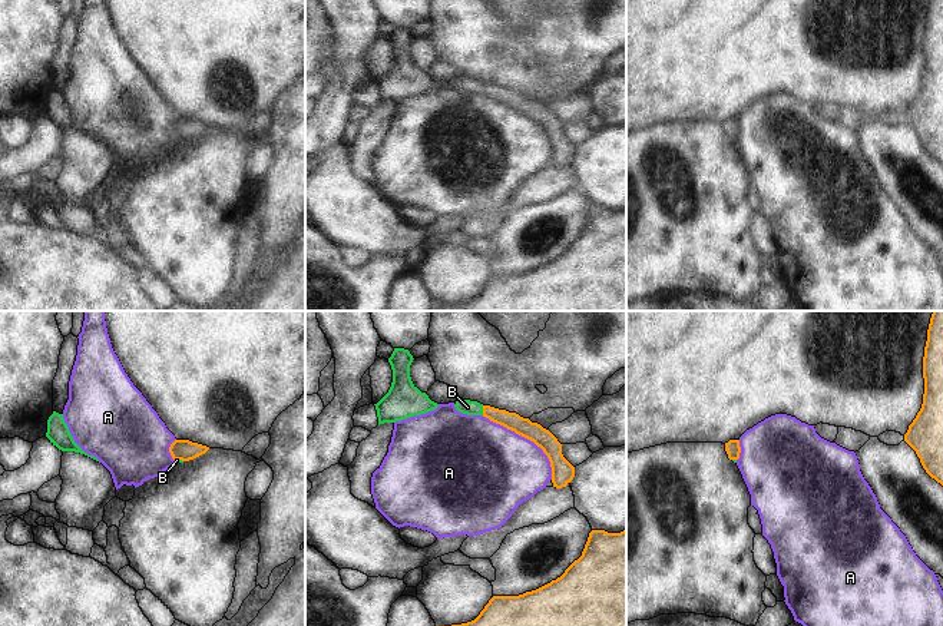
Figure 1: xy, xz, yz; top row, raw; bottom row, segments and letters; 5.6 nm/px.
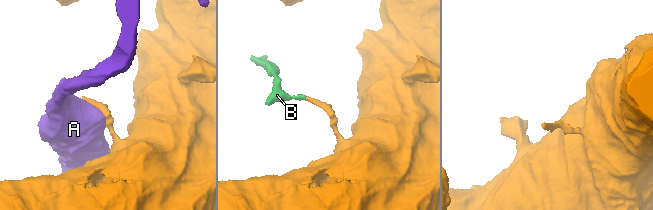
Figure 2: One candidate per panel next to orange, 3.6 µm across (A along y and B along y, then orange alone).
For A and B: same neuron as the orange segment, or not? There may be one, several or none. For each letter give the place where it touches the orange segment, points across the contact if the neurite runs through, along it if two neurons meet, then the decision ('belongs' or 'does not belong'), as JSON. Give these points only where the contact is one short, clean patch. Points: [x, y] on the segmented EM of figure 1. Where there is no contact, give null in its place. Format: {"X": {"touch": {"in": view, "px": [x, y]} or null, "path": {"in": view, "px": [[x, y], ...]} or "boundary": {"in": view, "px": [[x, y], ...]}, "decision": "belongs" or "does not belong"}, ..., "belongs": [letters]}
{"A": {"touch": {"in": "xz", "px": [526, 437]}, "decision": "does not belong"}, "B": {"touch": {"in": "xz", "px": [483, 410]}, "path": {"in": "xz", "px": [[513, 421], [483, 410], [467, 407]]}, "decision": "belongs"}, "belongs": ["B"]}

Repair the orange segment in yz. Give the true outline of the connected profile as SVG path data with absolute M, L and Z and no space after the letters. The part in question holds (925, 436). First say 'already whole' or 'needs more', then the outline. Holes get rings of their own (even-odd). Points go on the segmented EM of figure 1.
already whole | M933 311L923 357L923 404L904 434L926 473L943 486L943 311Z

